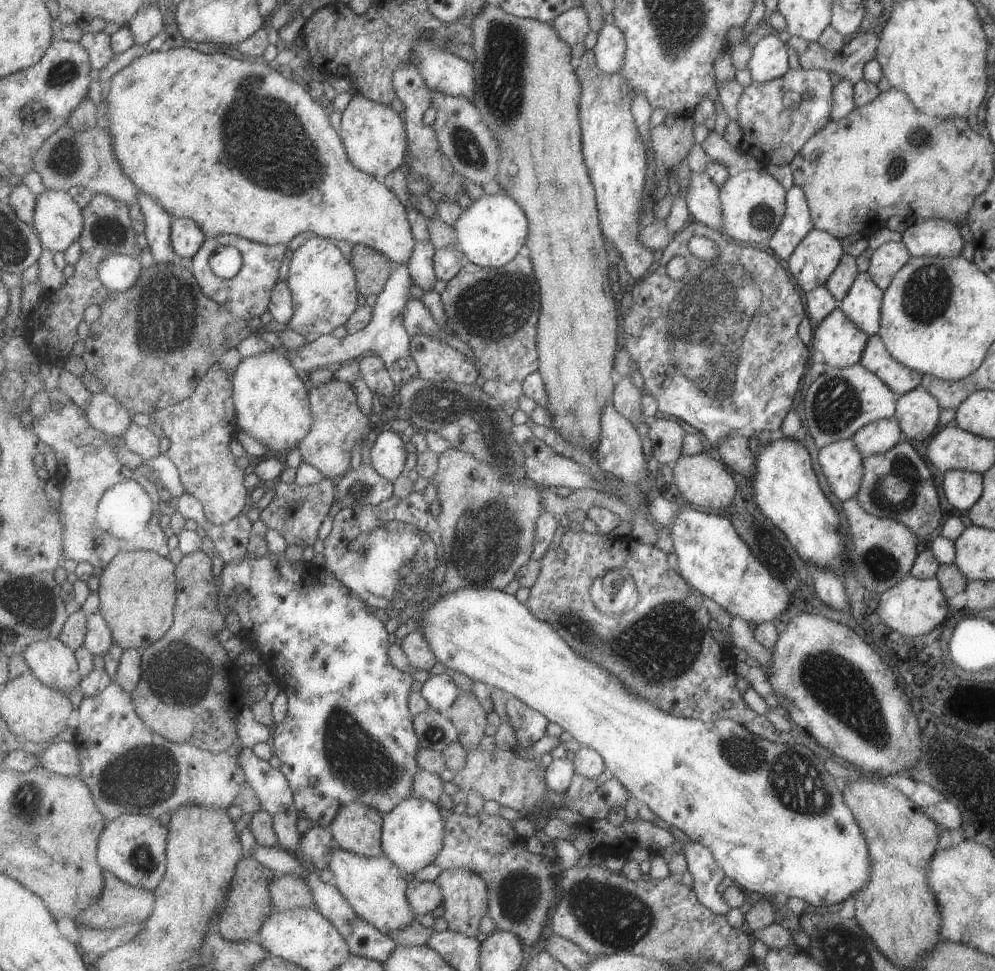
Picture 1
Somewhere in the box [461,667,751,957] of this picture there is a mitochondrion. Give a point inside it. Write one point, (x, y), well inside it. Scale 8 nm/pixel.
(612, 915)

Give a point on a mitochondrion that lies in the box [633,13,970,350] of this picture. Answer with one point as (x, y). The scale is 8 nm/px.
(928, 290)

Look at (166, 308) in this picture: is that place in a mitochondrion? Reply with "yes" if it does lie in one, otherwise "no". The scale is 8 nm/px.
yes

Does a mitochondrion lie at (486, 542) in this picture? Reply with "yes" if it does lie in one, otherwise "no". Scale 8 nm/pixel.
yes

